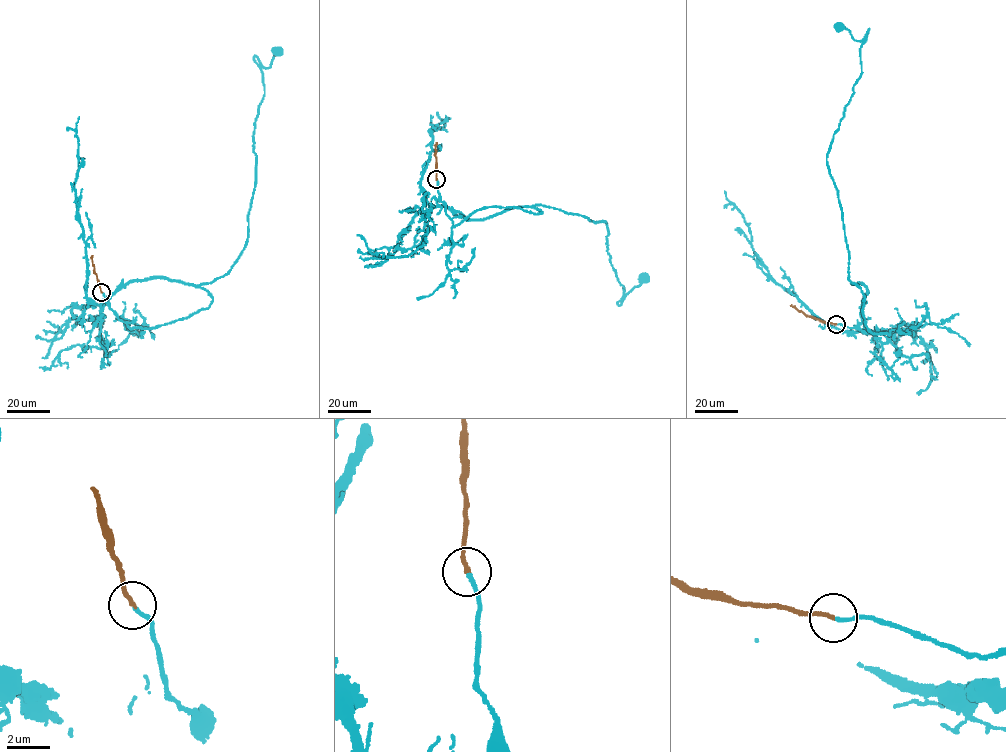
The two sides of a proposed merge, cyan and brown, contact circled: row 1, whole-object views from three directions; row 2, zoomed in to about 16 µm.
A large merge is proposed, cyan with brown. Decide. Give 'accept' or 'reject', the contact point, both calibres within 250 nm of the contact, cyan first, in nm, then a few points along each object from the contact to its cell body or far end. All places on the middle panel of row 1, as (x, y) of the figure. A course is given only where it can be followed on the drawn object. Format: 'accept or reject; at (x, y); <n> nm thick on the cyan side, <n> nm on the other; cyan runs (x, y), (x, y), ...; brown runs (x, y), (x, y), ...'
accept; at (436, 179); 180 nm thick on the cyan side, 180 nm on the other; cyan runs (436, 180), (437, 204), (467, 218), (542, 205), (605, 222), (611, 264), (624, 291), (618, 305), (643, 278); brown runs (436, 179), (437, 143)

